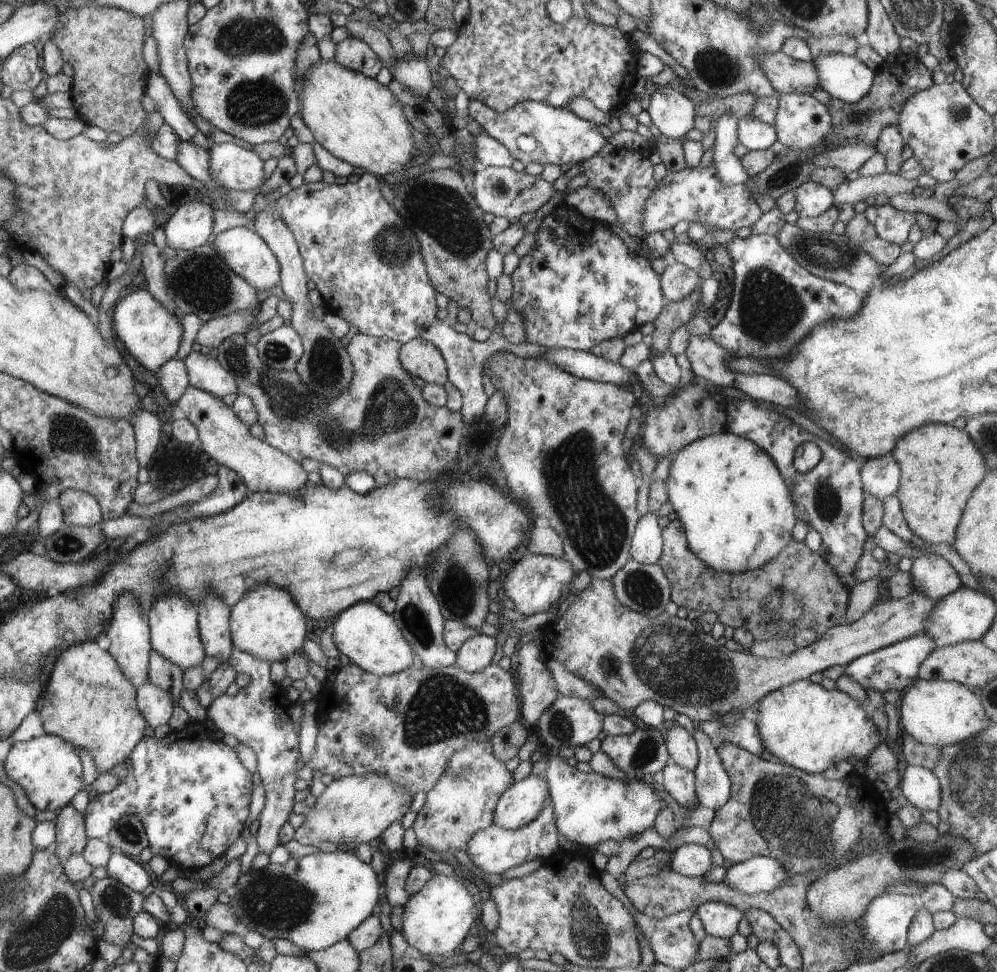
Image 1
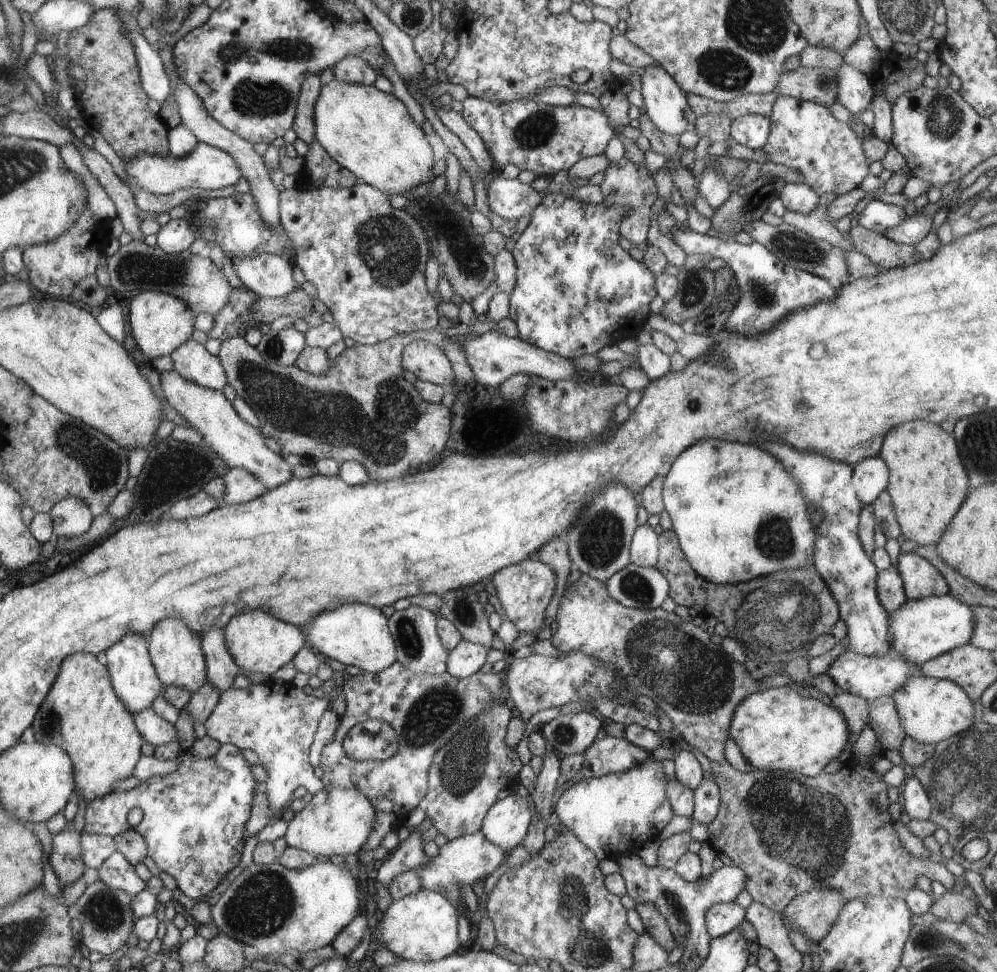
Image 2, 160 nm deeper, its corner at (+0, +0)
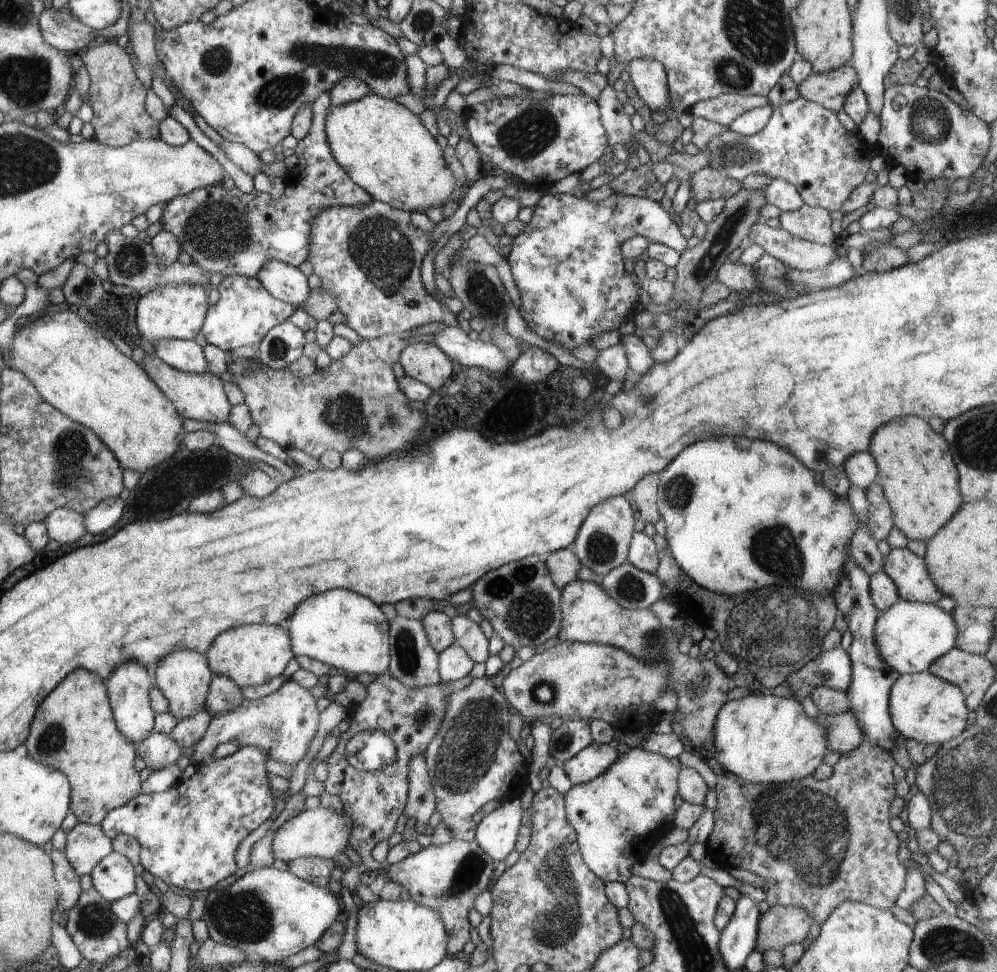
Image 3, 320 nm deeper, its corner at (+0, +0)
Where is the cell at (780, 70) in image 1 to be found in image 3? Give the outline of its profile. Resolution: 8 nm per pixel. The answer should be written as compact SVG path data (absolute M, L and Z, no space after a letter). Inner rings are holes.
M850 64L829 72L814 72L797 85L798 94L805 100L820 104L831 112L842 110L846 96L858 85L858 76Z

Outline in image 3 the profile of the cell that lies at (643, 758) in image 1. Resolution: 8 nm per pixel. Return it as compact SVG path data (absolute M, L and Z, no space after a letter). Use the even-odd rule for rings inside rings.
M593 742L576 756L569 758L562 768L573 786L579 785L590 782L599 774L605 773L619 756L616 743L597 744Z

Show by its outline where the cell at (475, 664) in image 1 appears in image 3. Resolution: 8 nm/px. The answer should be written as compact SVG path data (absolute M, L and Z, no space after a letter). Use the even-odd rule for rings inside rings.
M458 644L450 645L439 652L438 672L443 682L460 680L468 676L476 662L466 654L466 650Z

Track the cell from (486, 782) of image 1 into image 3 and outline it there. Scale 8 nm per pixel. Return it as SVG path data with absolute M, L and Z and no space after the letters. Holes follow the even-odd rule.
M486 676L474 679L464 689L450 694L446 700L446 716L424 754L436 797L435 811L456 840L475 840L474 814L490 800L502 800L503 803L507 799L519 799L528 785L529 762L522 757L517 741L509 733L512 715L512 708L504 693L499 692Z

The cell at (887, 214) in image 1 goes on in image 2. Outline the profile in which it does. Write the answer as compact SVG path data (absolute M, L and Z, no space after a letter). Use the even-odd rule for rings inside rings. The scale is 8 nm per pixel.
M871 198L866 208L860 212L858 218L859 225L867 230L880 233L896 228L898 224L902 224L907 218L905 208L892 204L884 204L880 200Z

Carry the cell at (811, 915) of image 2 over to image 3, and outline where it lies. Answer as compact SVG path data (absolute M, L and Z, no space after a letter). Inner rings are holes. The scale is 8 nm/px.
M771 906L760 915L755 950L784 950L792 943L801 943L814 921L804 909Z

